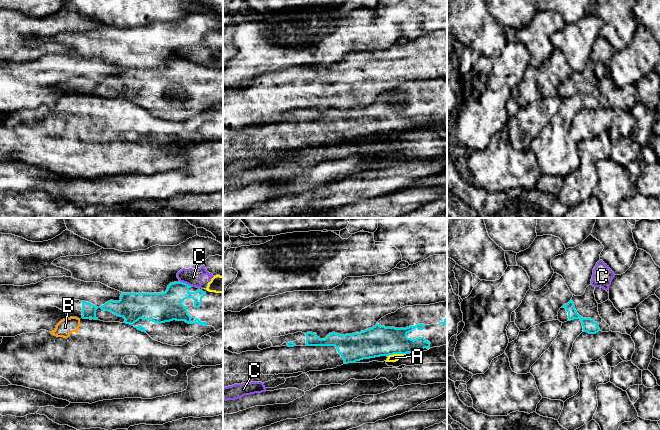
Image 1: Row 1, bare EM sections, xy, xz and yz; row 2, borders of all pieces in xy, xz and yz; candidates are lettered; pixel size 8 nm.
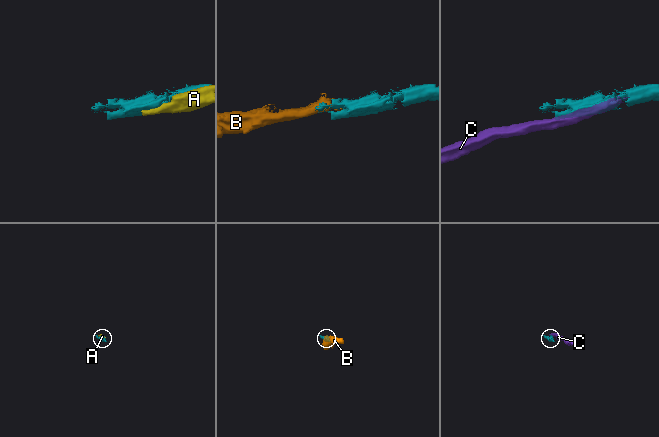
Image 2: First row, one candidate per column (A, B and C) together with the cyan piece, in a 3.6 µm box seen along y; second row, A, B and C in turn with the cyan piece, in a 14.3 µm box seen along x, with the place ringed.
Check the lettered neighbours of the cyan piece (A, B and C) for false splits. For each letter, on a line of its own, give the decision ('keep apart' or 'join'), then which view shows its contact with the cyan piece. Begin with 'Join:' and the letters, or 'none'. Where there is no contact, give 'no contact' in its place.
Join: none
A: keep apart; meets cyan in xz
B: keep apart; meets cyan in xy
C: keep apart; meets cyan in xy

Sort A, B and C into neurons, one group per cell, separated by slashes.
A C / B

